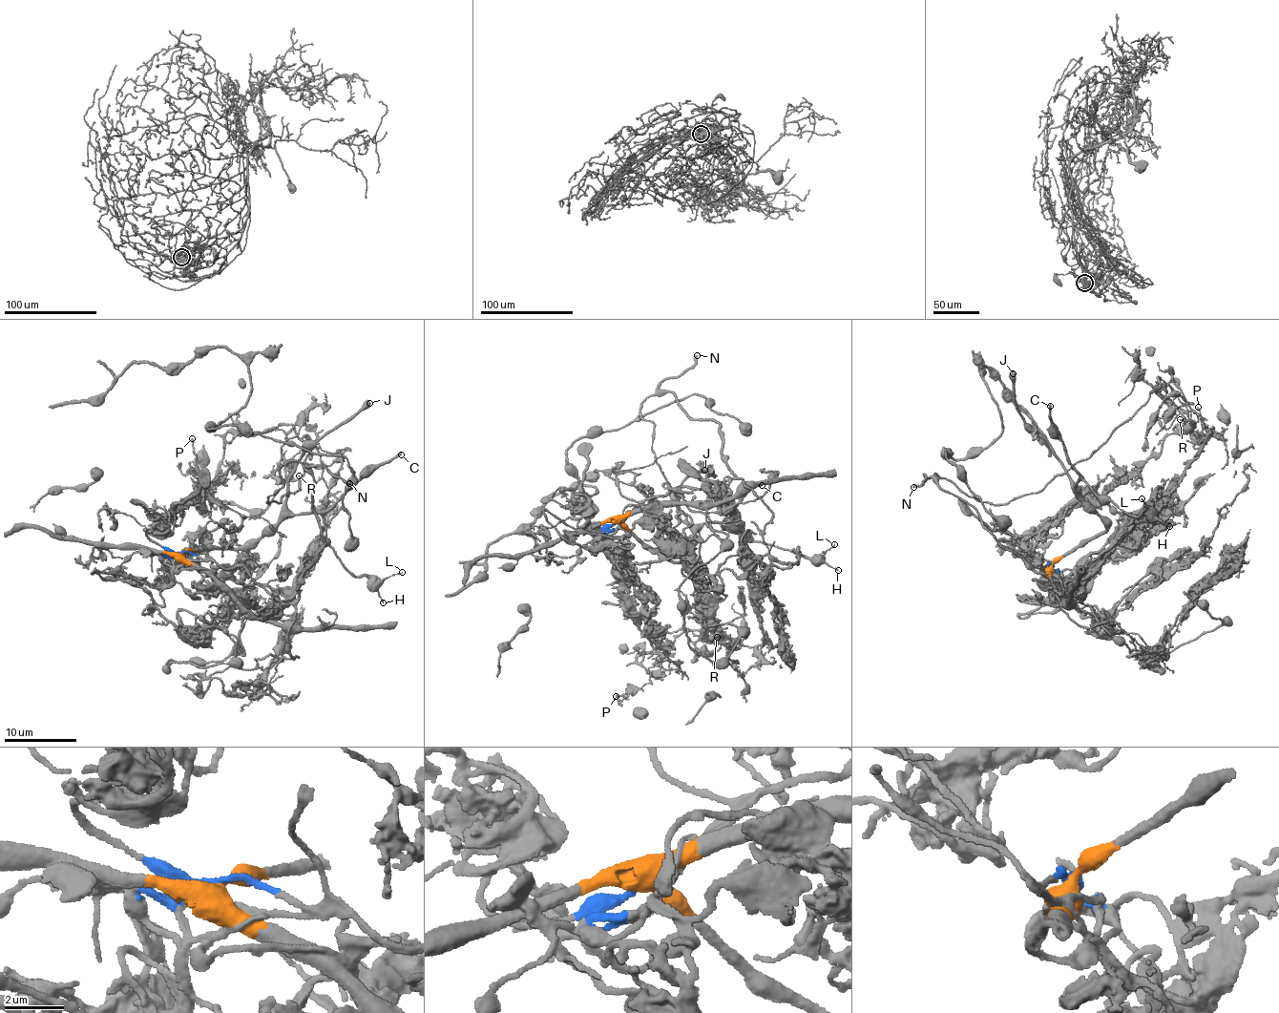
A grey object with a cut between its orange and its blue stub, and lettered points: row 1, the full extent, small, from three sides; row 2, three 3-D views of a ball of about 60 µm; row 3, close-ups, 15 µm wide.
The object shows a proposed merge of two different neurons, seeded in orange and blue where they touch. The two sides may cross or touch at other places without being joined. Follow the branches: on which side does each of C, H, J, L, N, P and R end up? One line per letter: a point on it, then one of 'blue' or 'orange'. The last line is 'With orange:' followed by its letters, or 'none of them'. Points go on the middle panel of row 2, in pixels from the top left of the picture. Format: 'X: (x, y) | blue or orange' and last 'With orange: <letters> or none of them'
C: (762, 485) | orange
H: (838, 570) | orange
J: (704, 470) | orange
L: (834, 544) | orange
N: (697, 355) | blue
P: (616, 696) | blue
R: (717, 637) | blue
With orange: C, H, J, L

